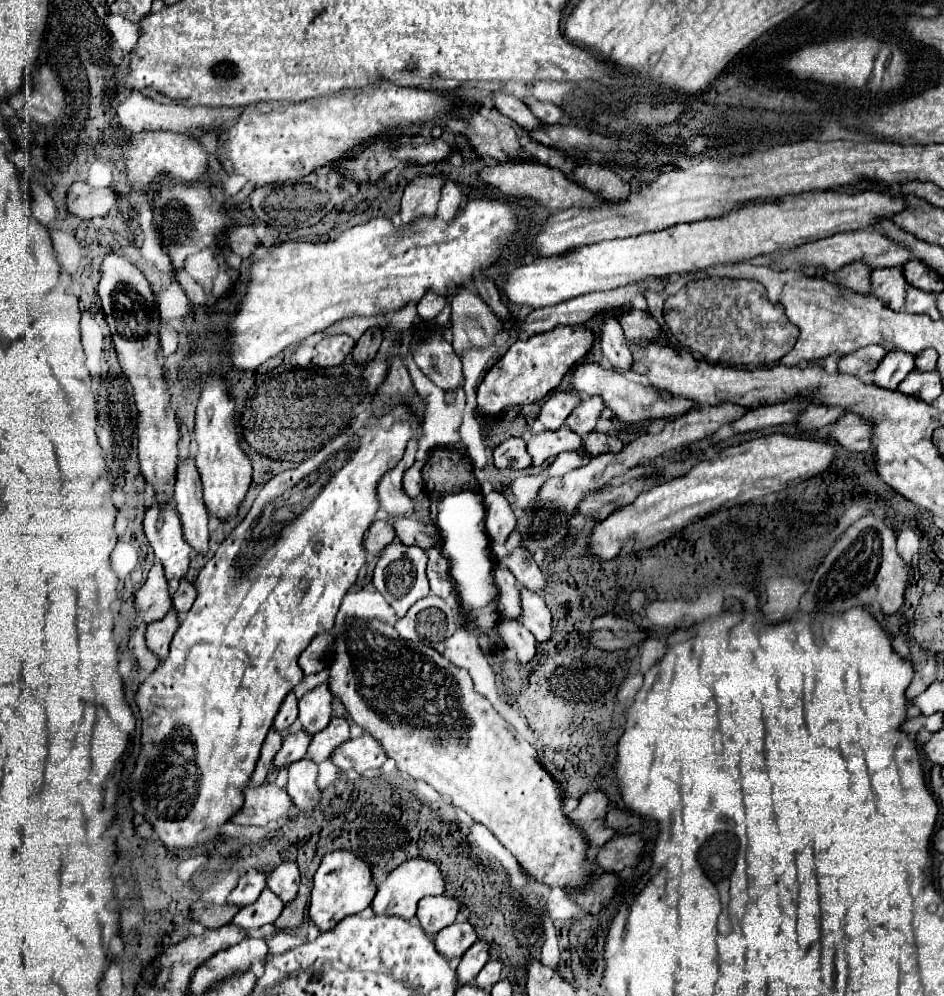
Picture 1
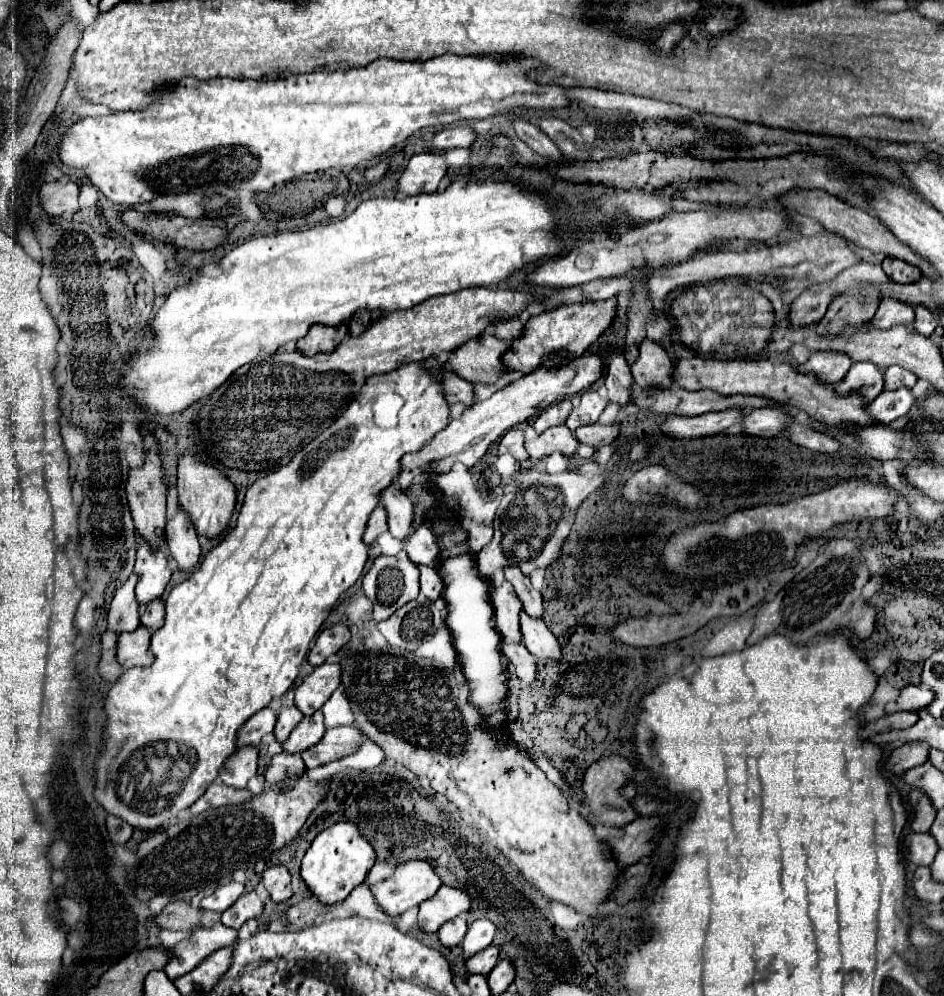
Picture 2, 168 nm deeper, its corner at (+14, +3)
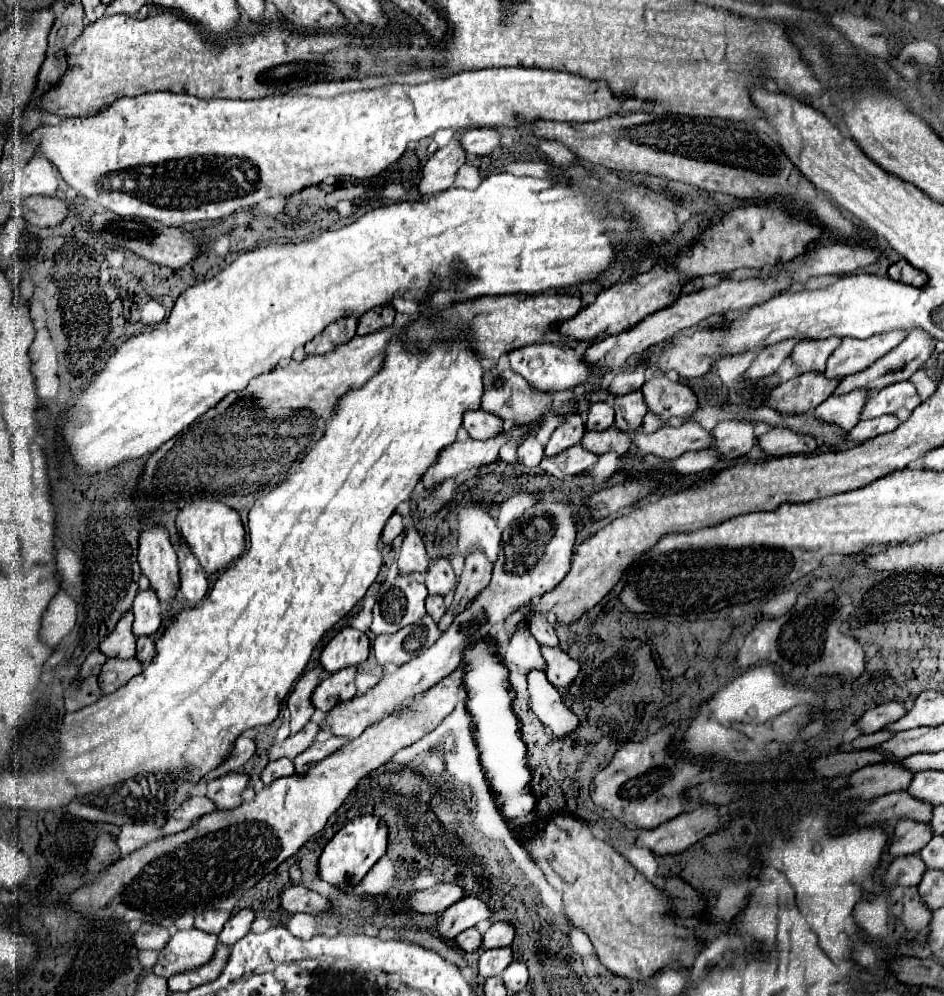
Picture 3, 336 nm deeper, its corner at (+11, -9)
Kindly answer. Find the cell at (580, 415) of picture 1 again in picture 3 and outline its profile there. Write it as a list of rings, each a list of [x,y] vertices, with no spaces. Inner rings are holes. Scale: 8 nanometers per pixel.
[[[595,402],[591,404],[589,412],[587,412],[587,420],[585,420],[585,428],[591,430],[607,430],[613,426],[613,408],[607,402]]]

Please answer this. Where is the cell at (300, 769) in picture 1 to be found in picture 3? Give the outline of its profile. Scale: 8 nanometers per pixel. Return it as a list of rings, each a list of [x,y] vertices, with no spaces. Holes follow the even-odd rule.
[[[279,758],[279,760],[269,762],[269,764],[265,766],[265,770],[263,770],[263,774],[261,774],[261,780],[263,780],[265,786],[267,786],[267,784],[271,784],[273,780],[283,778],[283,776],[291,776],[291,774],[295,774],[293,762],[291,762],[289,758]]]

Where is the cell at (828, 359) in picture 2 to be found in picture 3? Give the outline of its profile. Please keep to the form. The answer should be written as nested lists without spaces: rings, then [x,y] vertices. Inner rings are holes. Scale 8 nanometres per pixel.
[[[805,372],[771,390],[765,404],[781,412],[809,412],[827,400],[839,382],[839,378],[831,380],[823,372]]]

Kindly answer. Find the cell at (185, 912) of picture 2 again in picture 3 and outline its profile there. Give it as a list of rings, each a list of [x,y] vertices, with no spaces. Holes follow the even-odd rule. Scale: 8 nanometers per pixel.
[[[145,922],[133,936],[139,950],[163,950],[167,946],[169,938],[171,938],[171,934],[165,926],[149,924],[149,922]]]

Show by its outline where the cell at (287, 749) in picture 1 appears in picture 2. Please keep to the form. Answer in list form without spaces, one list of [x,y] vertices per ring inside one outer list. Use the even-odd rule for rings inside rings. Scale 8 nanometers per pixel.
[[[290,704],[286,710],[282,710],[278,714],[278,720],[276,720],[276,728],[274,728],[274,734],[276,734],[276,740],[278,742],[284,742],[288,738],[288,734],[292,732],[292,728],[302,720],[302,712],[298,712],[298,708],[294,704]]]

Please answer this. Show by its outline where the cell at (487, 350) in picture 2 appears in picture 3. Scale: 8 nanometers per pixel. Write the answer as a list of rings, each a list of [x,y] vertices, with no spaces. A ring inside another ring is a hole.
[[[493,366],[485,372],[483,384],[485,384],[485,392],[481,398],[481,408],[493,412],[501,420],[507,420],[507,424],[537,426],[543,420],[543,416],[551,410],[553,396],[535,390],[533,386],[529,386],[529,382],[525,382],[525,378],[521,378],[521,374],[513,370],[499,370],[497,366]]]

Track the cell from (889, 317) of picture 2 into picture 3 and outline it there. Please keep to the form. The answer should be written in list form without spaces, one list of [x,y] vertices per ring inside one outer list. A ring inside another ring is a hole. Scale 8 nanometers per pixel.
[[[893,330],[885,334],[875,334],[865,340],[859,338],[843,338],[839,348],[829,356],[825,374],[827,378],[843,378],[849,374],[857,374],[869,368],[875,360],[891,352],[907,338],[907,332]]]

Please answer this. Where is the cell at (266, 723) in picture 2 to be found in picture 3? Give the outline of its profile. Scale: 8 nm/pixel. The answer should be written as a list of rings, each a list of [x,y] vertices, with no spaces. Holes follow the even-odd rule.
[[[241,734],[241,736],[237,738],[237,742],[235,742],[235,750],[233,750],[231,758],[227,758],[219,768],[215,768],[213,772],[209,772],[209,776],[205,776],[205,782],[207,782],[209,778],[217,778],[217,776],[229,774],[229,772],[233,772],[233,770],[245,766],[245,762],[247,762],[253,754],[255,754],[255,740],[249,738],[249,736],[245,736],[245,734]]]

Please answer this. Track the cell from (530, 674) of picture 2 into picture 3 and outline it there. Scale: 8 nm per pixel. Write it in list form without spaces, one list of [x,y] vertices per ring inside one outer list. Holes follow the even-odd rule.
[[[529,670],[527,692],[531,710],[555,736],[567,736],[577,726],[577,716],[563,704],[561,694],[541,670]]]

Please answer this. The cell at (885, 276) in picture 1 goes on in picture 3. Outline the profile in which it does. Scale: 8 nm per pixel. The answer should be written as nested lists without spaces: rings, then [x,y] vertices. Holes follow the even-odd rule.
[[[831,336],[825,340],[801,340],[793,350],[791,358],[797,362],[799,372],[805,370],[825,370],[825,362],[829,354],[841,344],[839,336]]]

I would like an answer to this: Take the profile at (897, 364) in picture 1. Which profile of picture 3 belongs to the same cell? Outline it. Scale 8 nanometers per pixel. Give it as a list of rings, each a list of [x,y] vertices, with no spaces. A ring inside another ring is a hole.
[[[857,388],[841,396],[833,394],[829,396],[829,400],[817,406],[815,416],[825,422],[835,422],[845,430],[851,430],[861,420],[861,412],[867,402],[867,396],[869,396],[867,388]]]

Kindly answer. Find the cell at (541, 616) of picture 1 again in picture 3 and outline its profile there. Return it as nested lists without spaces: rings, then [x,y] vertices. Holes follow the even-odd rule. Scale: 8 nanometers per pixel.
[[[541,646],[541,654],[545,660],[545,676],[551,684],[557,688],[563,688],[571,684],[579,672],[579,662],[569,658],[561,648],[551,648],[551,646]]]

